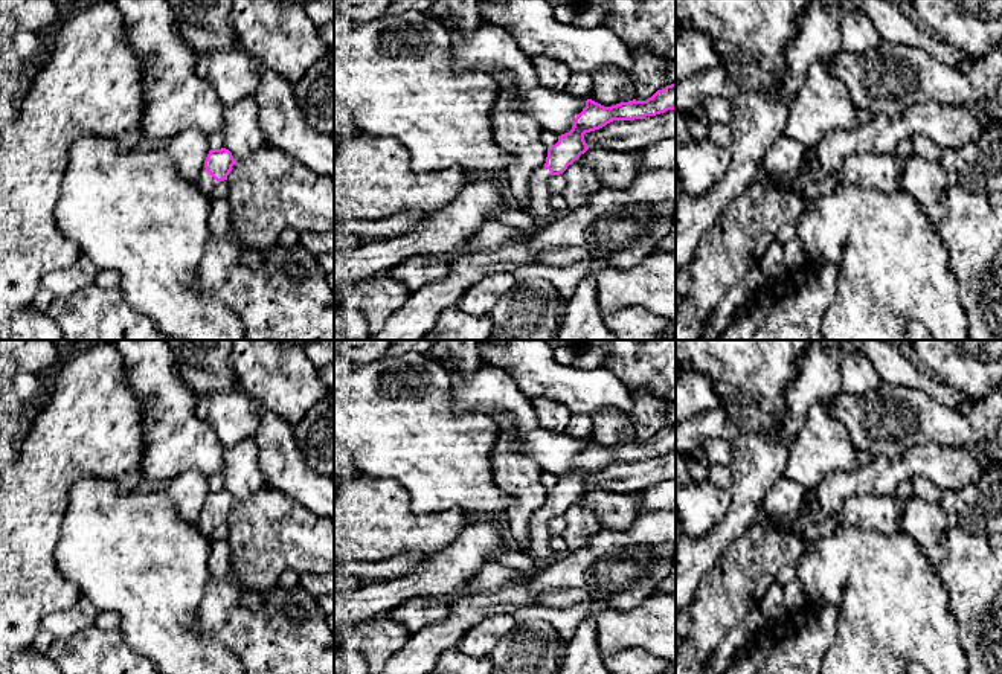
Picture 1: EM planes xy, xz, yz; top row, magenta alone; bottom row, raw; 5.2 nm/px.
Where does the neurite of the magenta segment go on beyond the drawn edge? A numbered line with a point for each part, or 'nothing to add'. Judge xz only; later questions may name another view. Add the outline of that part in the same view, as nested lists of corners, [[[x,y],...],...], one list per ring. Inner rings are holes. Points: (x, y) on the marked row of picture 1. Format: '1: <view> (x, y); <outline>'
1: xz (539, 208); [[[543,166],[535,171],[529,180],[531,203],[525,212],[538,221],[546,221],[557,215],[555,210],[549,206],[551,177],[551,171]]]

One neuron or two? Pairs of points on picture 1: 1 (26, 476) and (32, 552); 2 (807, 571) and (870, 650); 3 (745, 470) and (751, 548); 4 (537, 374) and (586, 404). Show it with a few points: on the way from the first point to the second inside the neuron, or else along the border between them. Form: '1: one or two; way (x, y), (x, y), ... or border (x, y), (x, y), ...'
1: one; way (26, 494), (26, 534)
2: one; way (834, 571), (841, 571), (870, 600), (870, 622)
3: two; border (764, 525), (749, 528), (722, 552)
4: one; way (549, 378), (565, 383), (574, 392)

